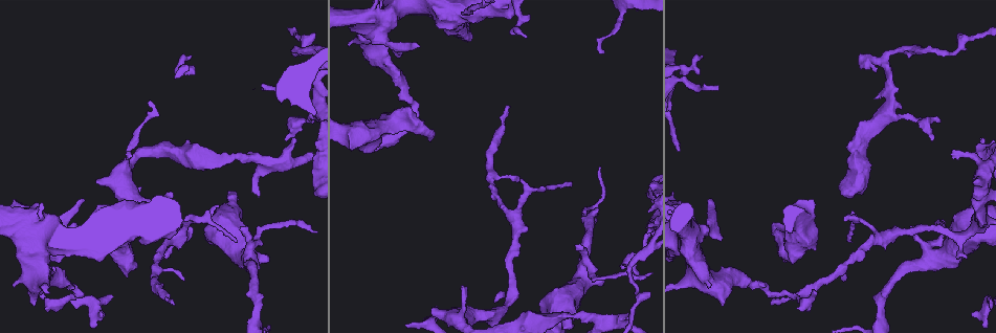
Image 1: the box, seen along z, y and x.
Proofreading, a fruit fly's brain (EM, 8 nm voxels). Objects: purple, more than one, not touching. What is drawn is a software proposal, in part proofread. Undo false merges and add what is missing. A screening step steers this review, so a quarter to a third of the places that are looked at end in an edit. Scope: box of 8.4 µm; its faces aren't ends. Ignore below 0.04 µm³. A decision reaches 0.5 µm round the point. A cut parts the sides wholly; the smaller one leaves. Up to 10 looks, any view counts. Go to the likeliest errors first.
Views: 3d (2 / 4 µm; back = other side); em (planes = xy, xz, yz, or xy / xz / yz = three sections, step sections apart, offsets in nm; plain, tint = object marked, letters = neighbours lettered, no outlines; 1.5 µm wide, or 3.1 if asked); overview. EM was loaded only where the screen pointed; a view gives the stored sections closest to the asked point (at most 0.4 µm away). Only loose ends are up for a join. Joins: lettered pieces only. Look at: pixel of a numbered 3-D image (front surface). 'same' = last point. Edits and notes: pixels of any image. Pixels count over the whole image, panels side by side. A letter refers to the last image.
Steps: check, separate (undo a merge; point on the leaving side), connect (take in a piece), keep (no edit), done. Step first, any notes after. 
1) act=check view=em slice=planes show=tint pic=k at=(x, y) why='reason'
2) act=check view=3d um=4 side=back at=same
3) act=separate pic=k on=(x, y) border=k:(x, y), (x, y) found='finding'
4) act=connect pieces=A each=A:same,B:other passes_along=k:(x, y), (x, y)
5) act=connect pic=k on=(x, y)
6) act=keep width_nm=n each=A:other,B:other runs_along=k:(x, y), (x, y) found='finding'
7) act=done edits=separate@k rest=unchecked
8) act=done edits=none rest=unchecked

act=check view=3d um=4 pic=1 at=(431, 138) why='free end'

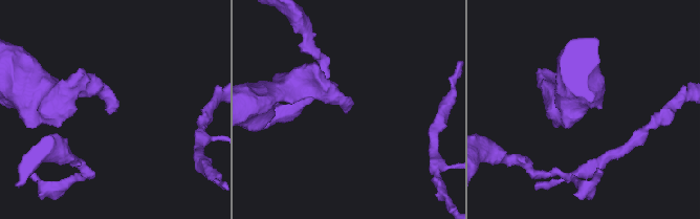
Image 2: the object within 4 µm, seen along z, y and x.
act=check view=em slice=xz step=4 show=letters pic=2 at=(110, 114) why='need the tissue'

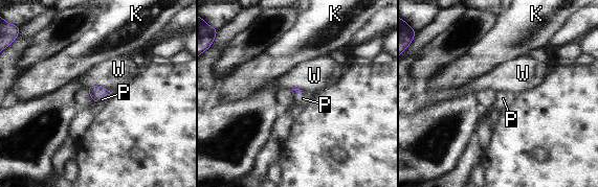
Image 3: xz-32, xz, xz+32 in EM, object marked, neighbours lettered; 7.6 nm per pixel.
act=connect pieces=P each=K:other,P:same,W:other passes_along=3:(95, 92), (100, 95), (102, 99) found='it goes on there'

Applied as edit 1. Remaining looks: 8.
act=check view=overview why='see it whole again'

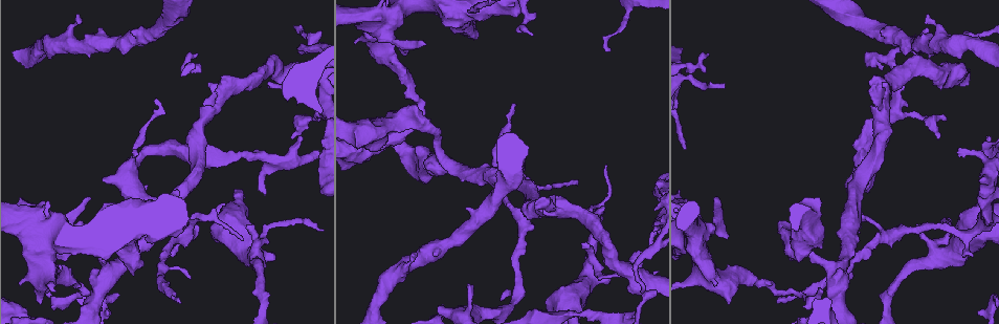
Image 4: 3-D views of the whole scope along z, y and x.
act=check view=3d um=4 pic=4 at=(958, 156) why='an open end'

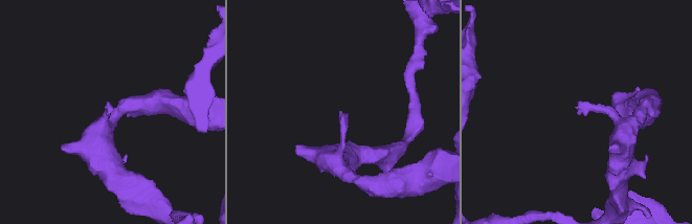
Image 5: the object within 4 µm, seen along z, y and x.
act=check view=em slice=planes show=letters pic=5 at=(578, 112)

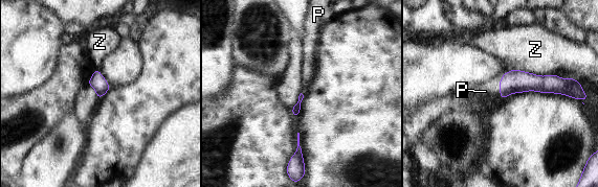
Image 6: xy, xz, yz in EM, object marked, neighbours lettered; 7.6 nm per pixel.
act=connect pieces=P each=P:same,Z:other found='it goes on there'

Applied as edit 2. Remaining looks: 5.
act=check view=em slice=xy step=4 show=plain pic=4 at=(568, 315) why='sudden change in width'

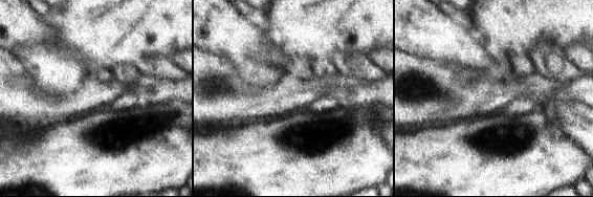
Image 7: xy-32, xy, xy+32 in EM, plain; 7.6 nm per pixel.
act=check view=em slice=xy step=4 show=tint at=same why='where the object lies'

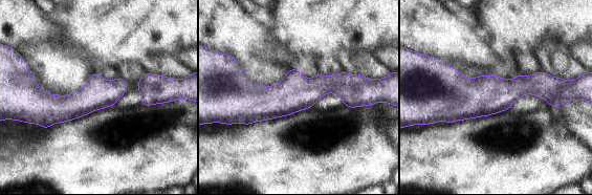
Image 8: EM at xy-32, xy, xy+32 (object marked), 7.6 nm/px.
act=check view=em slice=xy step=4 show=letters at=same

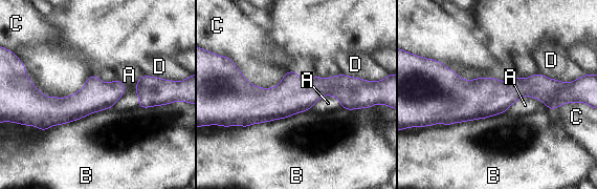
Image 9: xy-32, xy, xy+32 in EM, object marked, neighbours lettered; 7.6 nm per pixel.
act=keep each=A:other,B:other,C:other,D:other runs_along=9:(234, 91), (344, 88), (359, 102) found='all the same cell'

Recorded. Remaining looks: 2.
act=done edits=connect@3,connect@6 rest=unchecked

